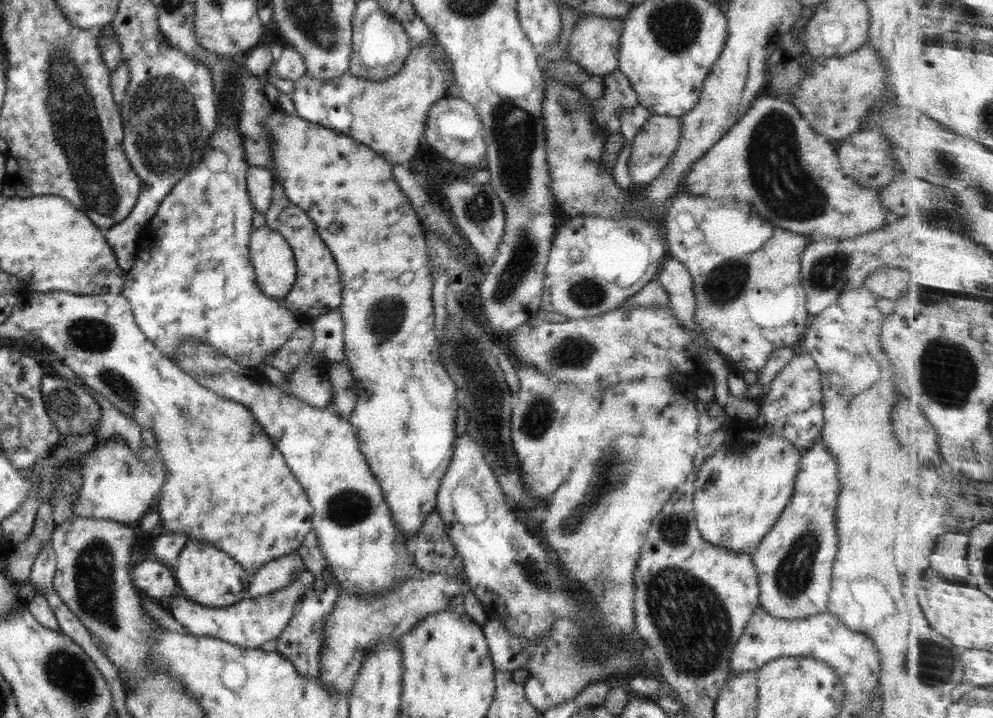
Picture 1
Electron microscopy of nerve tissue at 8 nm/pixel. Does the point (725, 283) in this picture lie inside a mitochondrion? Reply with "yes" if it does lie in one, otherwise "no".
yes

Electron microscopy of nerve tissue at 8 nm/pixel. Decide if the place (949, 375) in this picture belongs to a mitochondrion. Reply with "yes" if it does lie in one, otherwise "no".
yes

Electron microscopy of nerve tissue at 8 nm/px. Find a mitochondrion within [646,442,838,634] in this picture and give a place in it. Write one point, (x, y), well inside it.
(793, 577)

